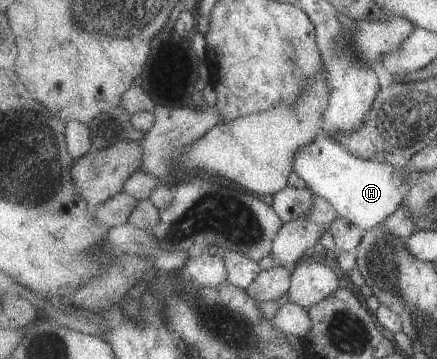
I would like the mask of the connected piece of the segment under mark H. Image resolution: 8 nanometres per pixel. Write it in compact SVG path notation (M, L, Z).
M324 131L320 132L320 135L316 137L316 141L308 143L308 145L305 145L296 153L296 157L294 157L294 171L302 177L306 187L313 190L315 195L324 197L338 211L340 220L348 219L350 223L362 227L364 232L379 225L402 206L404 199L410 193L410 187L412 187L413 171L410 168L397 170L390 163L358 158L351 154L342 144L336 143L334 139L330 139Z

